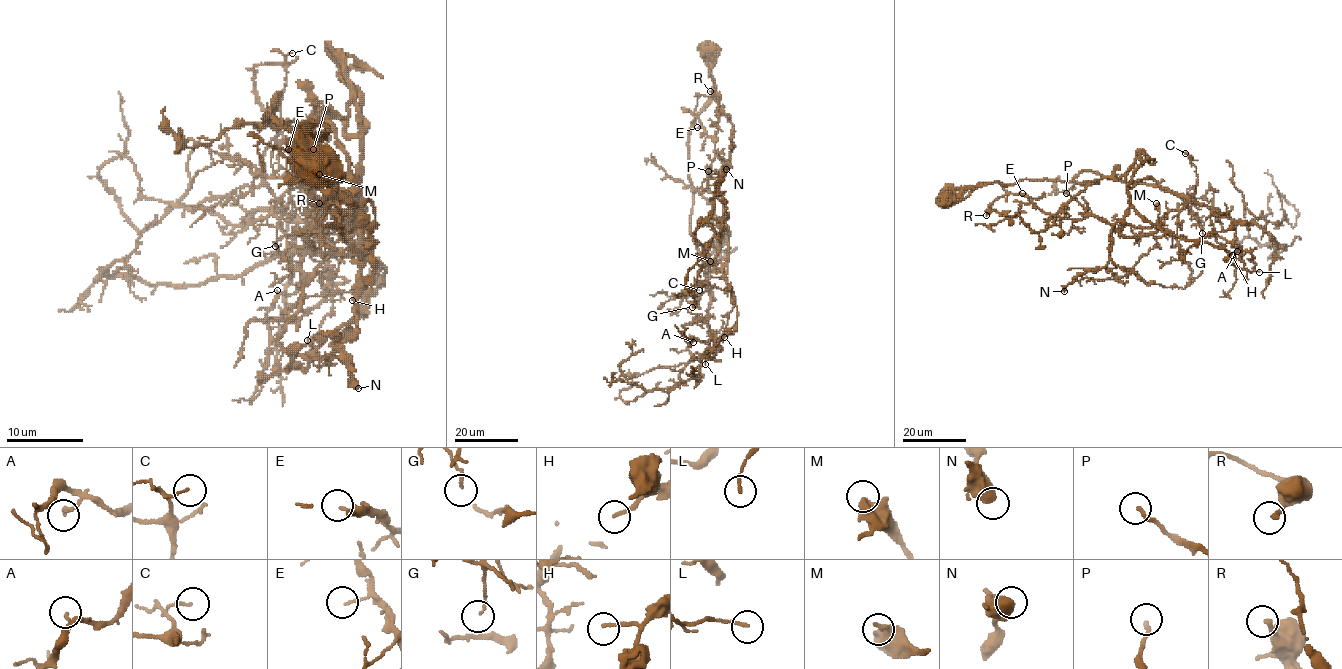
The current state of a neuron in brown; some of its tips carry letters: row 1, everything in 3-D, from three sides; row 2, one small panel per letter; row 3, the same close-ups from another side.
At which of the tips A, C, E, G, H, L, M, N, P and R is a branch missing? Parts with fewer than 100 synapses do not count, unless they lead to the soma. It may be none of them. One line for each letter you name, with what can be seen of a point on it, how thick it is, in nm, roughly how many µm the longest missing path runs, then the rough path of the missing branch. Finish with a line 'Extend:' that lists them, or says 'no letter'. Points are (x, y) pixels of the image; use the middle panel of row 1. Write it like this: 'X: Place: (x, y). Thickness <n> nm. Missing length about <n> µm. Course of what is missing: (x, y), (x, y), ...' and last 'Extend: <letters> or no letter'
Extend: no letter

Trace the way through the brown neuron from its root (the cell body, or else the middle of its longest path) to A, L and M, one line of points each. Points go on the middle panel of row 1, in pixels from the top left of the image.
A: (709, 50), (711, 102), (690, 131), (688, 148), (690, 234), (706, 266), (713, 339), (693, 342)
L: (709, 50), (711, 102), (688, 141), (690, 234), (706, 266), (709, 340), (716, 344), (705, 364)
M: (709, 50), (711, 102), (690, 131), (688, 148), (690, 234), (707, 266), (728, 232), (726, 261), (710, 261)

